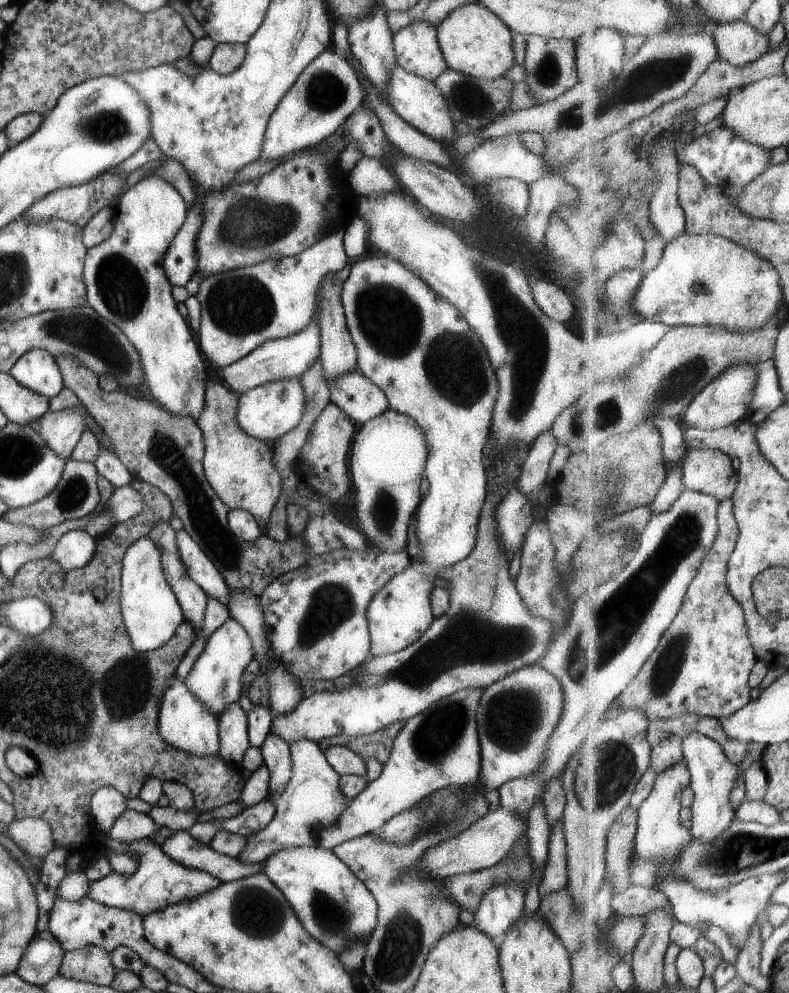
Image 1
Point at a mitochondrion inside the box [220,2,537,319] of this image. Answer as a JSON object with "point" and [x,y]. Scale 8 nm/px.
{"point":[468,98]}

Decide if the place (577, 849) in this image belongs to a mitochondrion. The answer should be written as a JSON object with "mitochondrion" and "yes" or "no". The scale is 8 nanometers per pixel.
{"mitochondrion":"no"}

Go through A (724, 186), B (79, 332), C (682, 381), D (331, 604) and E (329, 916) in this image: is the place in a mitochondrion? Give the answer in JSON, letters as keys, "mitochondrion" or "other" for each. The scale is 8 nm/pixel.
{"A":"other","B":"mitochondrion","C":"mitochondrion","D":"mitochondrion","E":"mitochondrion"}

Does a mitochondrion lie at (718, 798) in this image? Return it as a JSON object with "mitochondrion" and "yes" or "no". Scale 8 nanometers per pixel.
{"mitochondrion":"no"}

